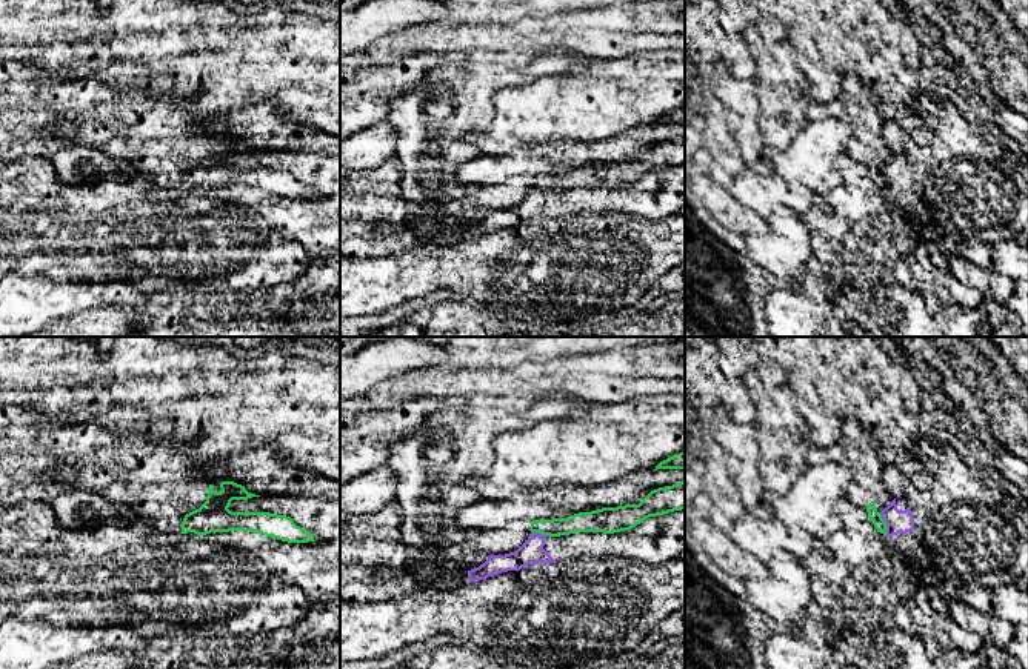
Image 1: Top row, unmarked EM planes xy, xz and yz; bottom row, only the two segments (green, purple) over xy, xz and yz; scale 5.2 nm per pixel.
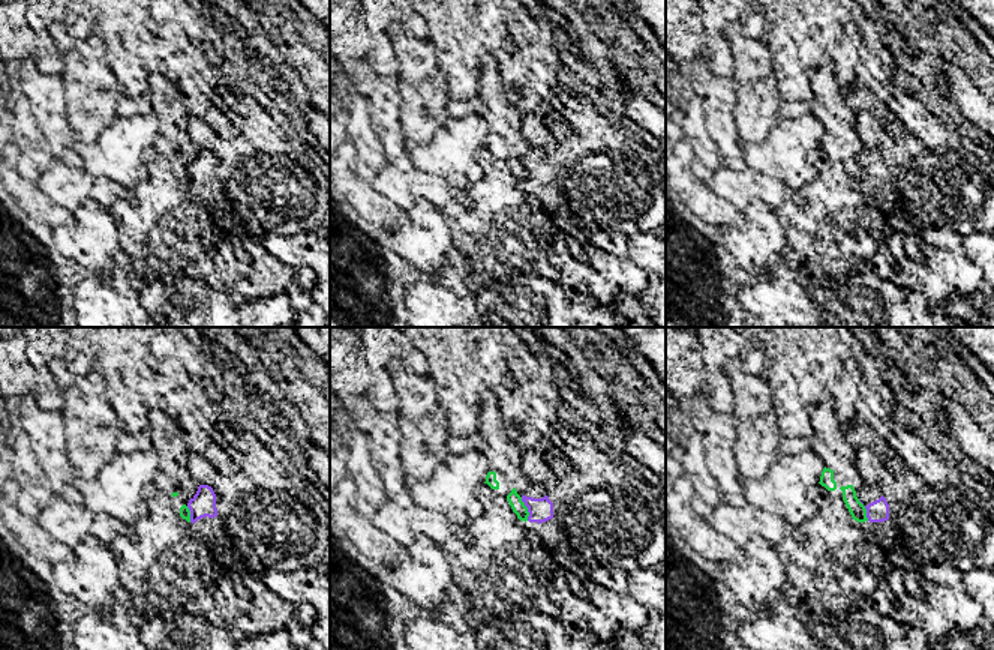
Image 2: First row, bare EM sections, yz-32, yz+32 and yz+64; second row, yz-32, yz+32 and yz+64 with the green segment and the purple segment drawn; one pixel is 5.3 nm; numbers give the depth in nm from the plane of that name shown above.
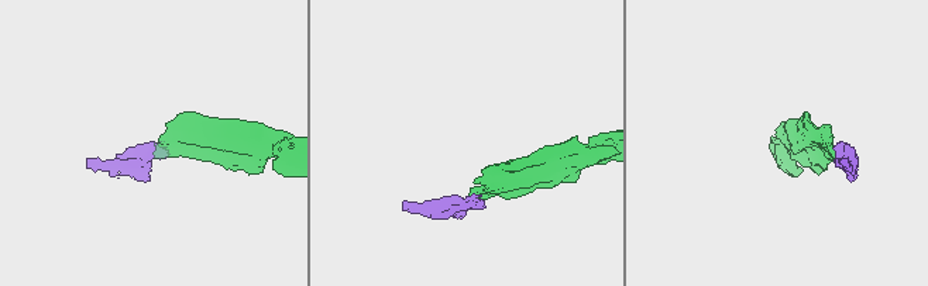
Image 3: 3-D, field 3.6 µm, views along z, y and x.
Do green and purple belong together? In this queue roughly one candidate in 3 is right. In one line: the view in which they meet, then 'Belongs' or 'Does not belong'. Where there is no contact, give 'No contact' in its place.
Touches green in yz. Does not belong

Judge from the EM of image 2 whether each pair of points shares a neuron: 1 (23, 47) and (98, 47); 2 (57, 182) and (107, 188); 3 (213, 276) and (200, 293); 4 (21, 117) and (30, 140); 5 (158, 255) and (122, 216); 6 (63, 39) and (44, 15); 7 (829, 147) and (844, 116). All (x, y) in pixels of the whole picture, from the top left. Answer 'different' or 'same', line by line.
1: different
2: same
3: different
4: same
5: same
6: different
7: same

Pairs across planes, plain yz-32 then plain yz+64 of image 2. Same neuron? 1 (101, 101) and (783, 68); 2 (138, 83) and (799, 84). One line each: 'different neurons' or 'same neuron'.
1: different neurons
2: same neuron

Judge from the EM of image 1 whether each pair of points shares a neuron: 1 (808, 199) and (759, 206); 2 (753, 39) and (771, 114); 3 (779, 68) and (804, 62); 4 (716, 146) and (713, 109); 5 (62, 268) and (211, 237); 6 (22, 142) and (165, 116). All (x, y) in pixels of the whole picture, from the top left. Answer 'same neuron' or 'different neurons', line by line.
1: same neuron
2: same neuron
3: different neurons
4: same neuron
5: same neuron
6: same neuron

